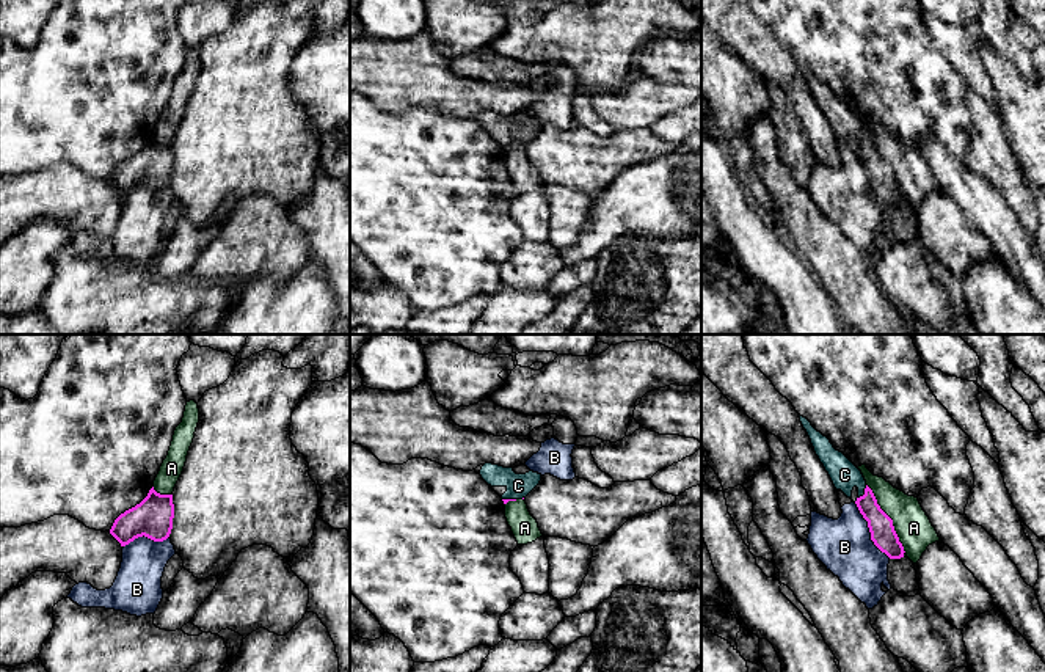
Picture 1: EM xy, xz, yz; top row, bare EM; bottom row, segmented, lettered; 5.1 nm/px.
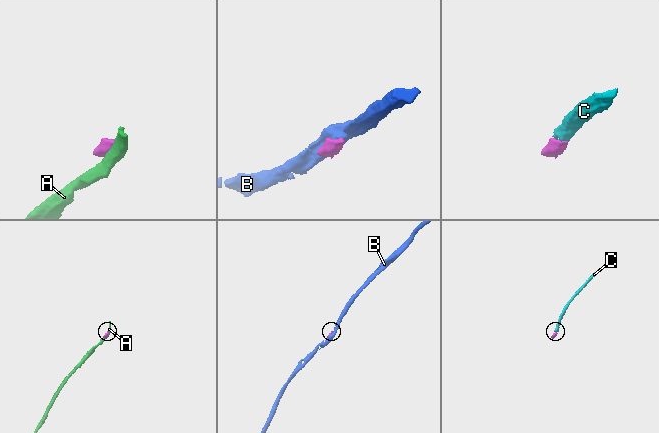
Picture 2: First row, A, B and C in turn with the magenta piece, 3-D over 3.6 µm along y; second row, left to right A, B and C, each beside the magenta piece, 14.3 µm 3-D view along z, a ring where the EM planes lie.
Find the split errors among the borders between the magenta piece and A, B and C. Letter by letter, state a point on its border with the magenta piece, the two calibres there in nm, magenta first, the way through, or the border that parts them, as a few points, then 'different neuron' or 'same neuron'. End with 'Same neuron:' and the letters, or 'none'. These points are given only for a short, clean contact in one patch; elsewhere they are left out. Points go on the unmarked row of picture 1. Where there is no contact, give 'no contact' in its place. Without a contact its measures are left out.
A: contact yz (890, 167); calibres 130 and 190 nm; different neuron
B: contact yz (870, 179); calibres 130 and 280 nm; different neuron
C: contact yz (865, 140); calibres 130 and 150 nm; way yz (881, 175), (866, 153), (865, 140), (851, 124), (844, 123); same neuron
Same neuron: C

